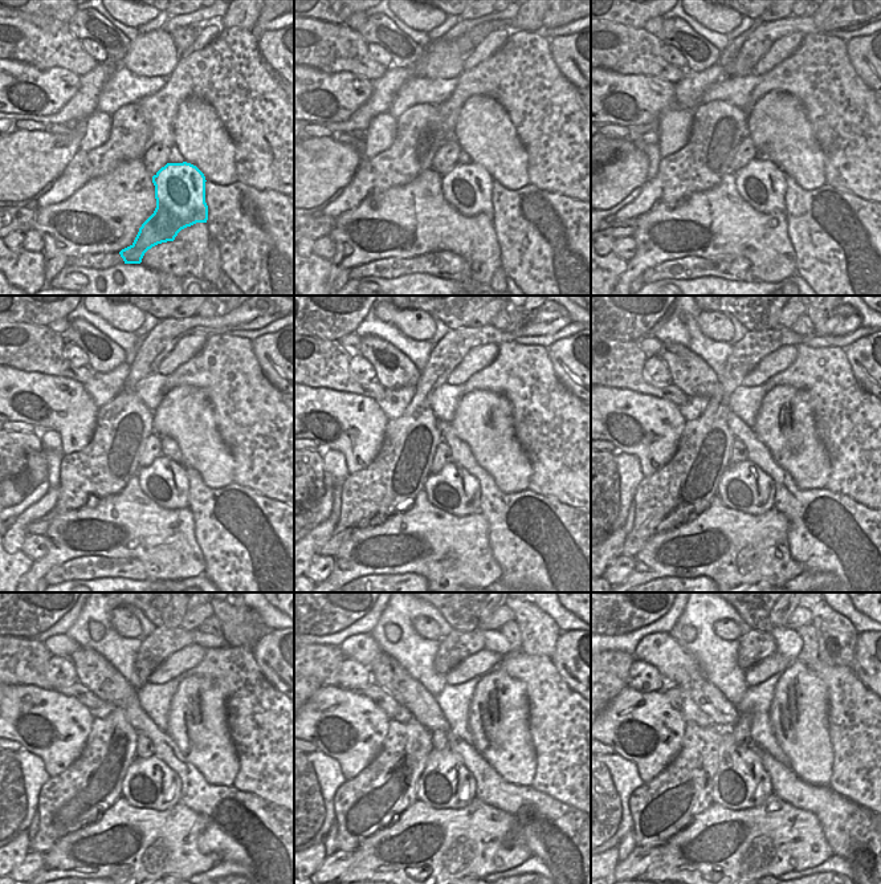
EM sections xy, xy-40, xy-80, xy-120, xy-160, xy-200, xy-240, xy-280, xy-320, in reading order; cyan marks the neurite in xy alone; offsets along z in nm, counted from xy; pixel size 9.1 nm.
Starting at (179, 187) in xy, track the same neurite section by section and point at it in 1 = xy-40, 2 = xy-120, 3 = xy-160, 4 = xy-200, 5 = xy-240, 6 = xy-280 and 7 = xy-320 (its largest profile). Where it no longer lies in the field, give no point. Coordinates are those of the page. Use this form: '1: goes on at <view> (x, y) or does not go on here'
1: goes on at xy-40 (468, 187)
2: goes on at xy-120 (164, 481)
3: goes on at xy-160 (453, 489)
4: goes on at xy-200 (743, 487)
5: goes on at xy-240 (149, 783)
6: goes on at xy-280 (445, 782)
7: goes on at xy-320 (741, 782)

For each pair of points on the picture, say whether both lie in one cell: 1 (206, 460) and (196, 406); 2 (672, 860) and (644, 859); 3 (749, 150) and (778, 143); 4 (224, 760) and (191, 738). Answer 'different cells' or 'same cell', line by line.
1: same cell
2: different cells
3: different cells
4: same cell

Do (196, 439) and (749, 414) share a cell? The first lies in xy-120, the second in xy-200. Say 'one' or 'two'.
two

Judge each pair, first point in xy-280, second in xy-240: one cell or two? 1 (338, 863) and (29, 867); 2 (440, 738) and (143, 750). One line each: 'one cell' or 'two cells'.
1: one cell
2: one cell

